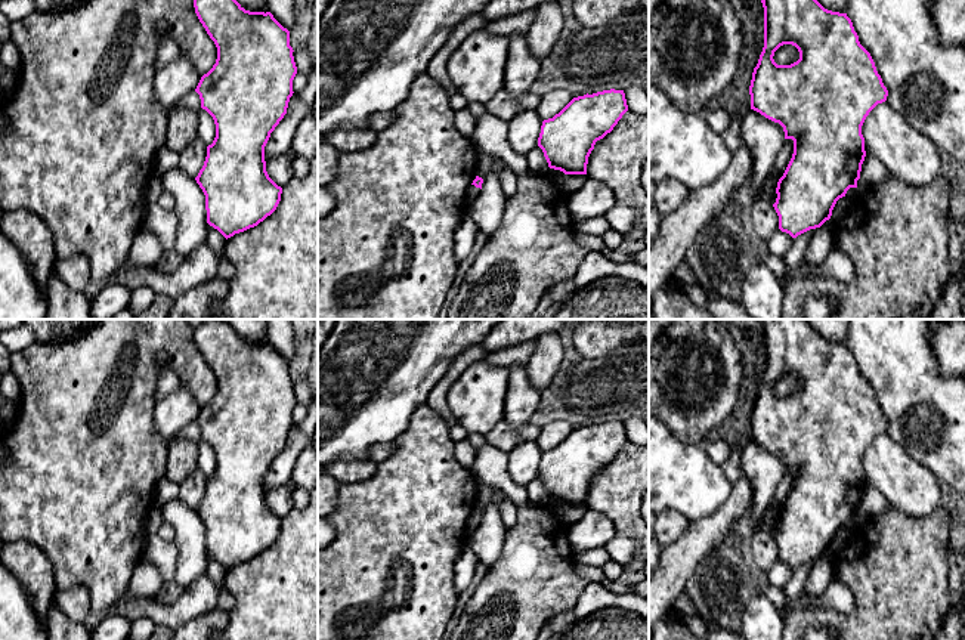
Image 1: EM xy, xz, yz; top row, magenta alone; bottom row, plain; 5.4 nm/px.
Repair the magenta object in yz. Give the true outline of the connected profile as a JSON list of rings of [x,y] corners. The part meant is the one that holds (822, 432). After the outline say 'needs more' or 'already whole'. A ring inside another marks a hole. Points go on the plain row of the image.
[[[760,319],[760,322],[764,338],[764,378],[749,417],[751,440],[779,454],[785,470],[794,472],[794,485],[777,513],[777,529],[773,538],[779,547],[779,560],[797,569],[810,560],[820,559],[831,550],[836,532],[845,528],[850,519],[857,519],[866,488],[862,457],[869,443],[887,432],[888,421],[870,384],[860,375],[847,344],[825,340],[805,319]],[[783,375],[798,380],[797,393],[791,396],[774,393],[774,383]]]; already whole

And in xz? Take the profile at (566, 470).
[[[624,421],[573,429],[559,445],[542,452],[538,477],[548,498],[565,505],[587,505],[596,473],[610,464],[627,442]]]; already whole

